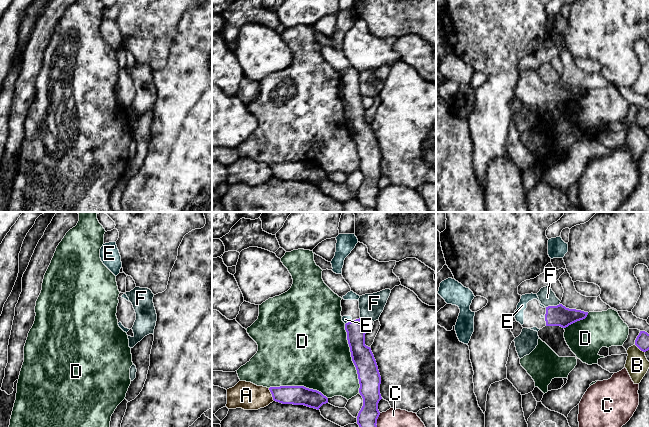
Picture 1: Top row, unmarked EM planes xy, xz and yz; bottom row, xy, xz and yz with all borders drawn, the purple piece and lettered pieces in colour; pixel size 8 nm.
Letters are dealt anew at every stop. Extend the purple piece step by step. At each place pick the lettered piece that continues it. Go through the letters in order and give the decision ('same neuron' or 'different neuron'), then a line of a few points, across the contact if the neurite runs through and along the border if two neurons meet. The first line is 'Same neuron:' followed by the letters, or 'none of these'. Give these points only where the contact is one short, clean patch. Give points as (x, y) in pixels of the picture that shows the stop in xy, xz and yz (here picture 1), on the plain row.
Same neuron: E
A: different neuron
B: different neuron | yz (634, 120), (644, 128)
C: different neuron
D: different neuron
E: same neuron | xz (359, 127), (355, 108), (346, 99), (345, 95)
F: different neuron | yz (559, 79), (546, 83)

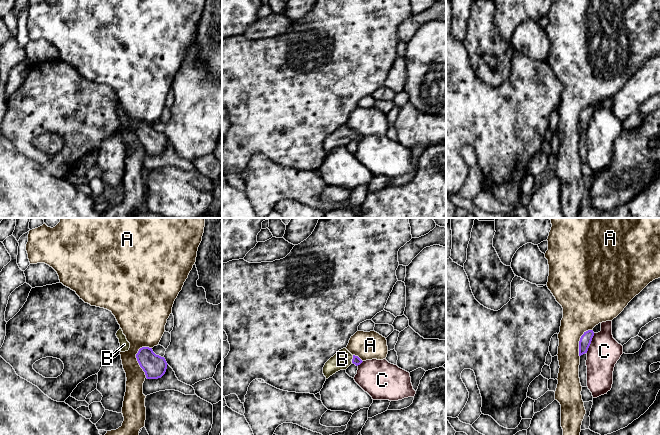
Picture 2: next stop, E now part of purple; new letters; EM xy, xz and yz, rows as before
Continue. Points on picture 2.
Same neuron: B
A: different neuron
B: same neuron | xz (356, 136), (352, 135), (342, 135)
C: different neuron | yz (594, 109), (586, 129)

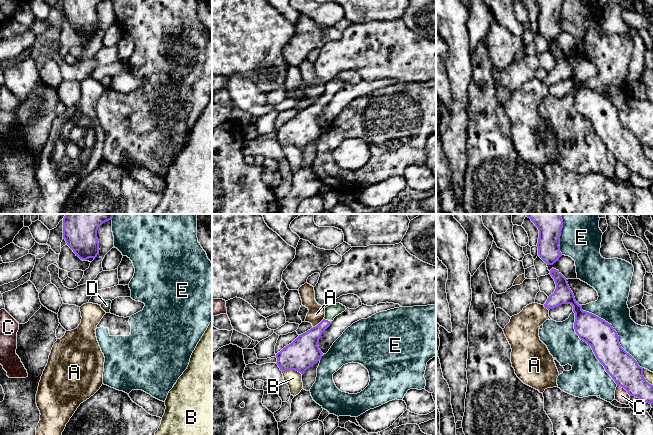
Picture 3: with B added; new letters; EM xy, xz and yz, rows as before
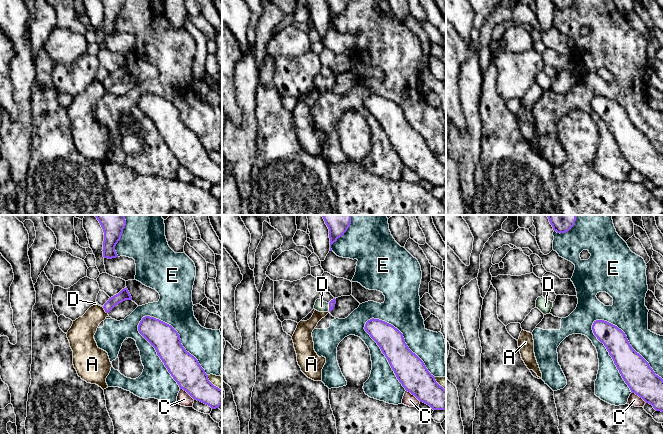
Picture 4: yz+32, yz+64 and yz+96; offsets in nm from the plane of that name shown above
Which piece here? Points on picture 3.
Same neuron: D
A: different neuron
B: different neuron
C: different neuron
D: same neuron | xz (307, 119), (327, 96), (335, 85)
E: different neuron

